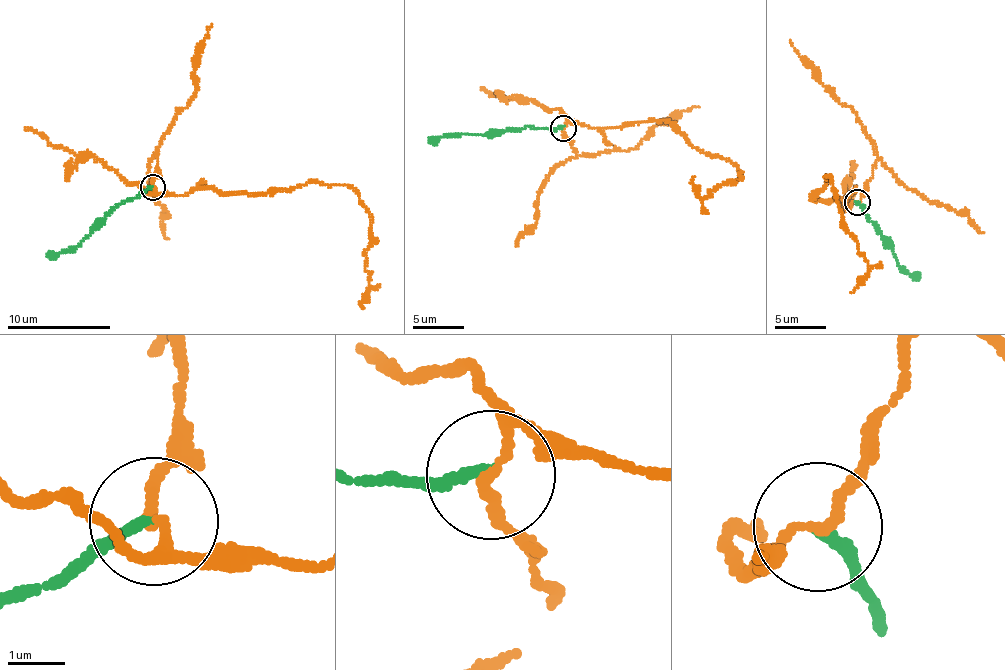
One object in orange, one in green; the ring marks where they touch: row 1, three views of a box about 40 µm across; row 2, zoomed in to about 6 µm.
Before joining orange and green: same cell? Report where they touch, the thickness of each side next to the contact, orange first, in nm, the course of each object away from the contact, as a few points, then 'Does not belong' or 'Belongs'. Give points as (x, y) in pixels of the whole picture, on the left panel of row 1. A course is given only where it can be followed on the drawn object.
Place: (153, 187). Thickness 170 nm (orange) against 180 nm. Course of orange: (153, 187), (157, 193), (179, 195), (195, 189), (294, 189), (308, 182), (345, 185), (369, 214), (364, 308). Course of green: (151, 187), (116, 204), (76, 246), (49, 252). Does not belong

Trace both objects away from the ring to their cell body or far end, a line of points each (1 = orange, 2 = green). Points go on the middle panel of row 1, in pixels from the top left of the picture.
1: (564, 128), (568, 119), (602, 128), (665, 120), (741, 173), (703, 198), (694, 176)
2: (562, 129), (462, 134), (437, 137), (430, 143)

